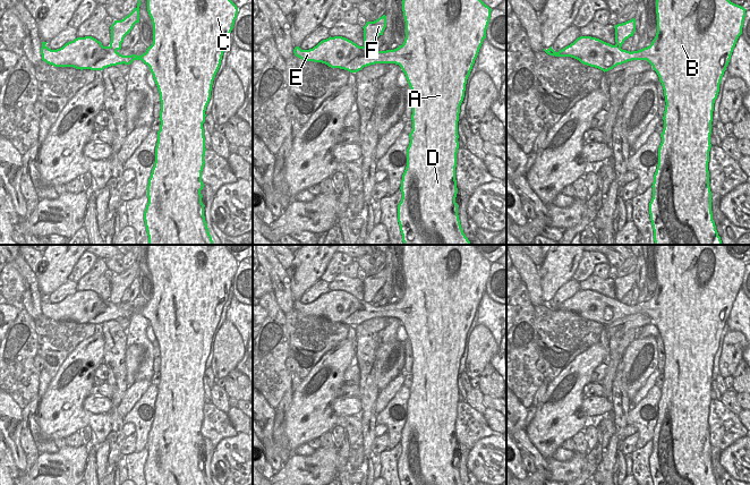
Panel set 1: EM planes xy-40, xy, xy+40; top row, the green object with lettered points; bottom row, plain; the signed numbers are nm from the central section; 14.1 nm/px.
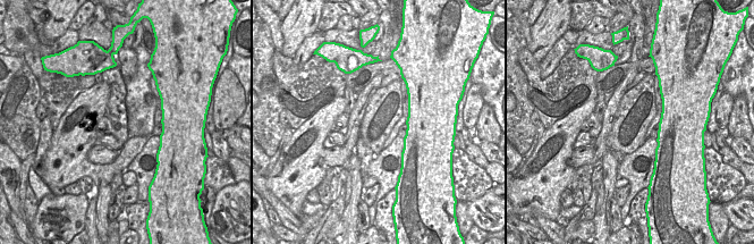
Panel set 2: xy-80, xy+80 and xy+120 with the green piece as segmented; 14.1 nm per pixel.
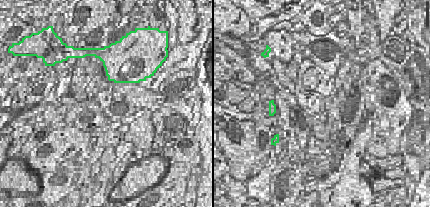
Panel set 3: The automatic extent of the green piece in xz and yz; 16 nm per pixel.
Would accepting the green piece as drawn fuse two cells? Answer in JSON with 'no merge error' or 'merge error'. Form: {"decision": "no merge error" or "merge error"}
{"decision": "no merge error"}

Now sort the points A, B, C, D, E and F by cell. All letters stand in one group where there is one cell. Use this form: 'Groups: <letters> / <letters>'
Groups: A B C D E F

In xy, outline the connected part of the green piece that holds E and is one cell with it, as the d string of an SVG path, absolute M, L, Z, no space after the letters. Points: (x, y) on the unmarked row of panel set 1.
M403 245L402 265L406 275L406 292L403 298L394 304L373 304L376 292L383 289L386 281L386 270L383 269L374 275L367 275L363 281L363 300L342 290L330 290L309 304L296 300L293 307L305 315L322 316L331 322L340 322L350 326L357 326L364 321L375 317L395 317L401 321L412 348L412 384L409 388L407 420L400 441L402 452L398 459L400 485L463 485L455 457L458 446L455 434L459 402L458 375L467 333L483 295L486 292L492 263L474 245Z

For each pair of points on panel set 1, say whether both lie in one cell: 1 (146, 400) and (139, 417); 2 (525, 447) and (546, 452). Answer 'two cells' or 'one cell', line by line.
1: one cell
2: two cells

